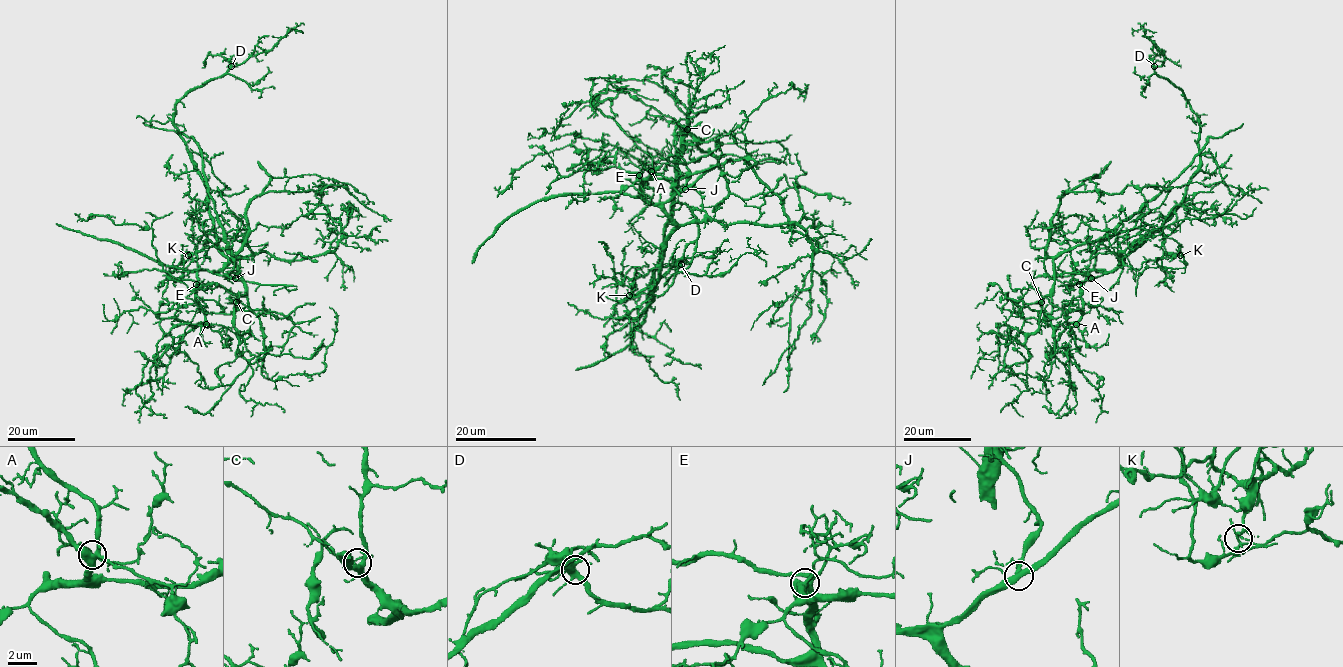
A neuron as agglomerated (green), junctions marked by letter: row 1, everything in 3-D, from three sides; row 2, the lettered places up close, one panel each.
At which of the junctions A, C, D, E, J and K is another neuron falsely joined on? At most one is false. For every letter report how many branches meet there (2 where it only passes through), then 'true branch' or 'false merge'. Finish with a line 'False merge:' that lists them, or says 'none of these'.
A: 4 branches meet; true branch
C: 4 branches meet; true branch
D: 6 branches meet; true branch
E: 4 branches meet; true branch
J: 4 branches meet; true branch
K: 4 branches meet; false merge
False merge: K

